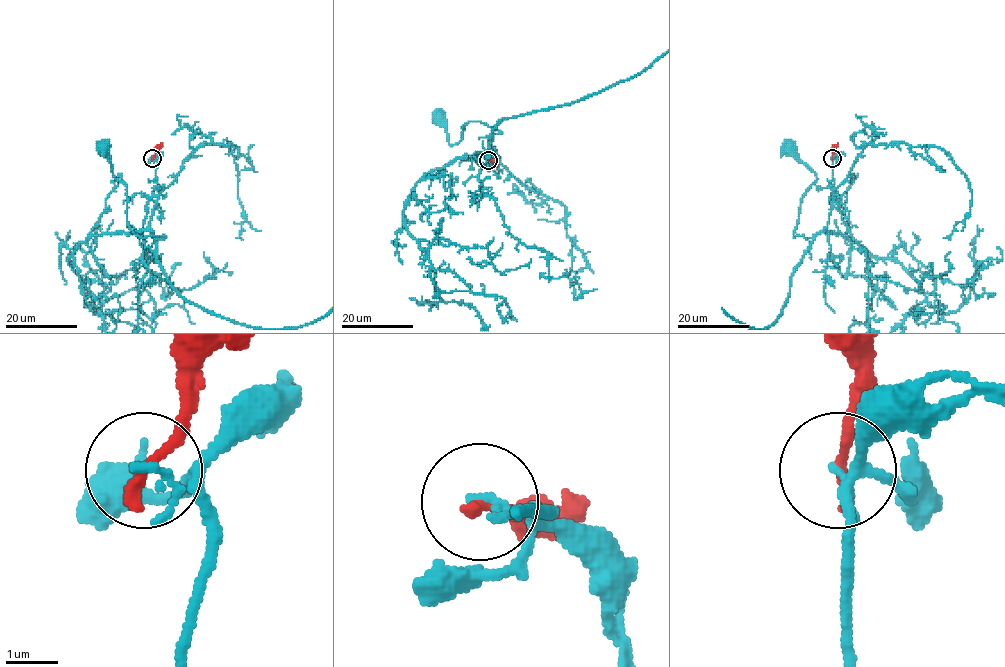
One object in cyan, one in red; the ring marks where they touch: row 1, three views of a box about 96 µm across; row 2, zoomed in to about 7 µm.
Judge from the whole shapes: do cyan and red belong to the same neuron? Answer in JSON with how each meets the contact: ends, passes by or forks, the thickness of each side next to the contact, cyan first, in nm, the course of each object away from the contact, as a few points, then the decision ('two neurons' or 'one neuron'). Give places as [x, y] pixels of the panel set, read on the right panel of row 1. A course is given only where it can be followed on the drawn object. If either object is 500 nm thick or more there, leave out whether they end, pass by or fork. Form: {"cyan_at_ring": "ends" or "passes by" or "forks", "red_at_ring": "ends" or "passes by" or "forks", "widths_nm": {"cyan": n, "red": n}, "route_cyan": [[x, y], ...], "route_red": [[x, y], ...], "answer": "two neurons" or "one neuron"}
{"cyan_at_ring": "passes by", "red_at_ring": "ends", "widths_nm": {"cyan": 110, "red": 240}, "route_cyan": [[832, 158], [833, 201], [826, 225], [806, 239], [801, 235], [793, 237], [804, 192], [817, 176], [787, 149]], "route_red": [[832, 158], [833, 149], [838, 142]], "answer": "two neurons"}

